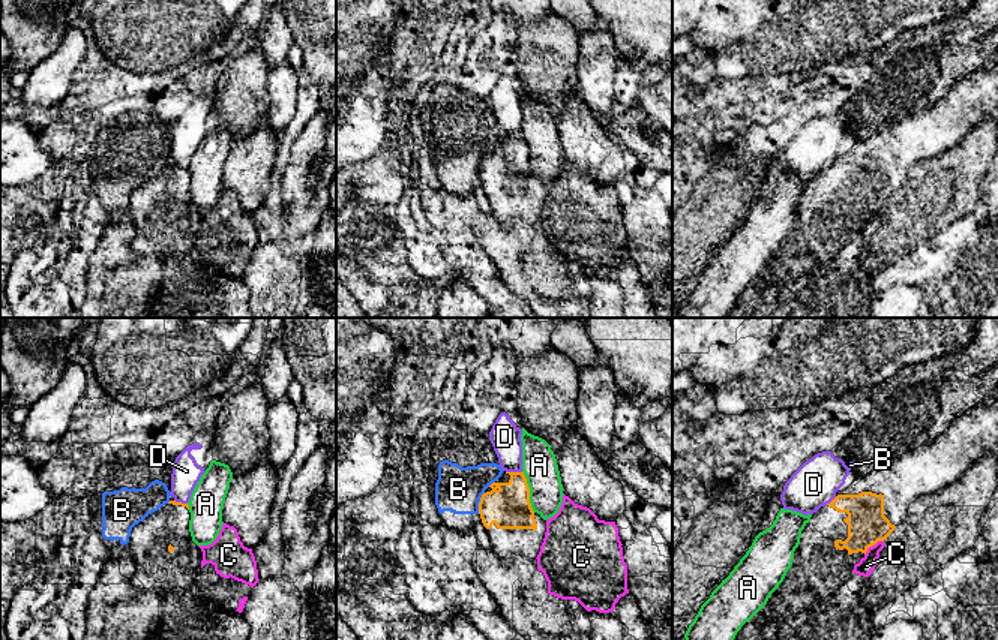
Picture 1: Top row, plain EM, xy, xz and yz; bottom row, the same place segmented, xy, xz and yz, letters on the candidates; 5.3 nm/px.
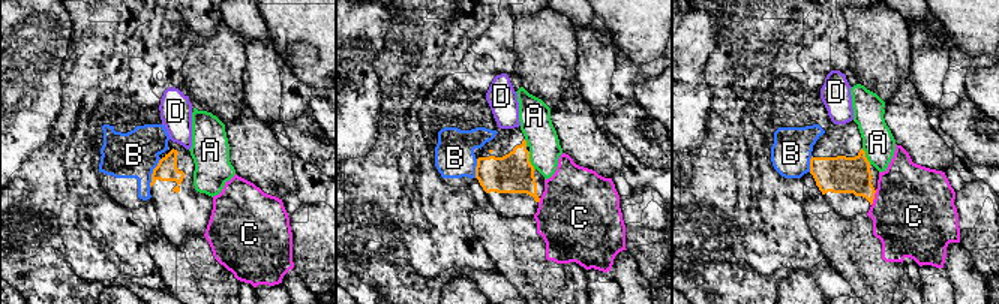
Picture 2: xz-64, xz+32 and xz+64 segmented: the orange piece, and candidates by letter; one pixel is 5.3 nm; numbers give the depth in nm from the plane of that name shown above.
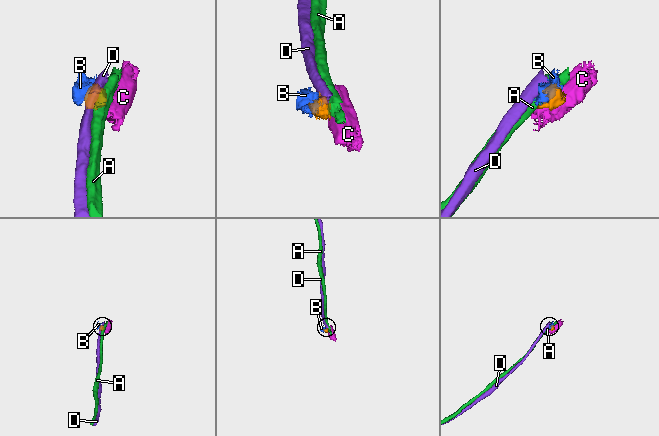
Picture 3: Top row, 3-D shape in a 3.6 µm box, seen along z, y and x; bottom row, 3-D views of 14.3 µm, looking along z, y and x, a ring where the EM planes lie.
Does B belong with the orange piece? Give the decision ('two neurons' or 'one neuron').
two neurons

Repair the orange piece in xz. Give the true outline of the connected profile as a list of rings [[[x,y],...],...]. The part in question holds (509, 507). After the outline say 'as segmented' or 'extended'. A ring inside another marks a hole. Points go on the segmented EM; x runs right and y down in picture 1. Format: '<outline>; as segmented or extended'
[[[503,471],[482,495],[479,514],[491,538],[491,547],[500,558],[537,558],[546,520],[531,508],[524,472]]]; extended

